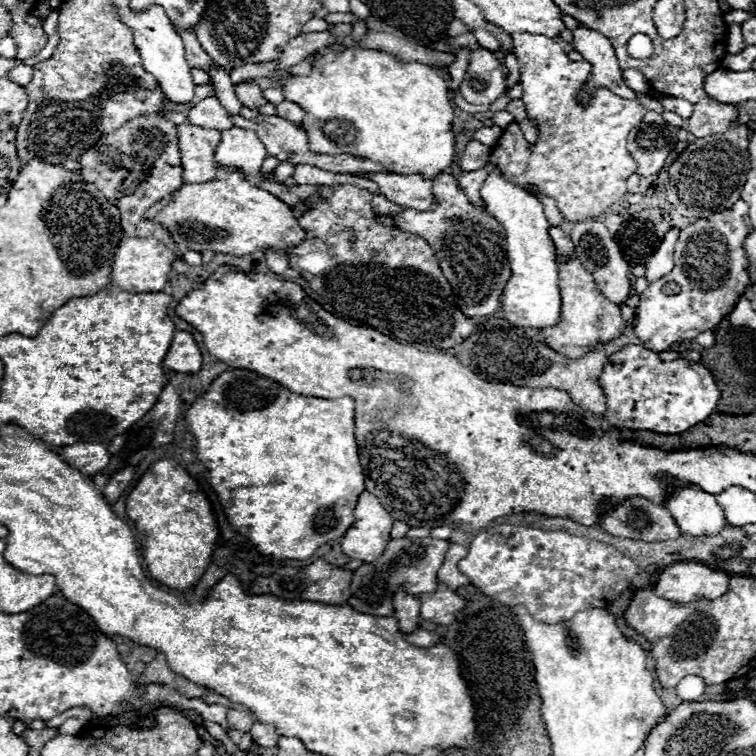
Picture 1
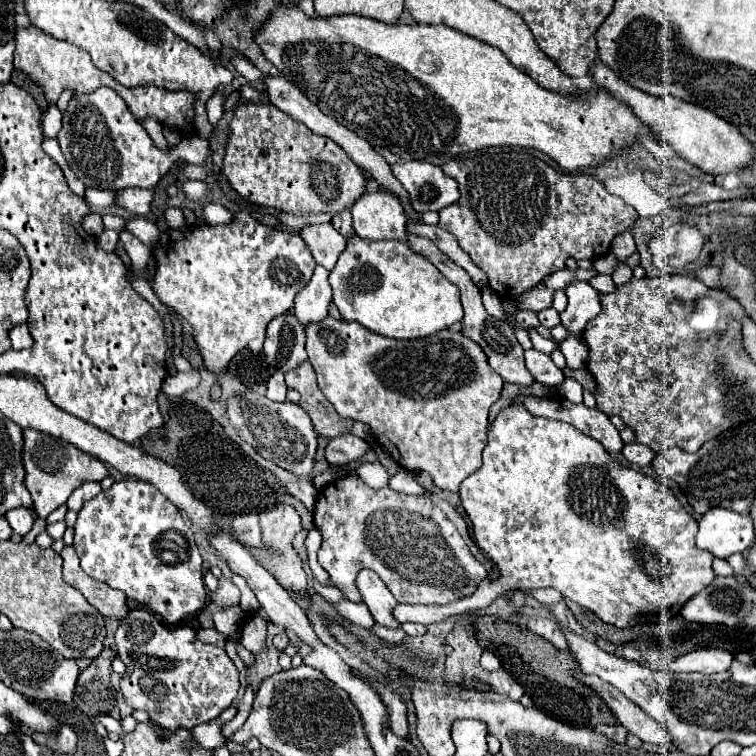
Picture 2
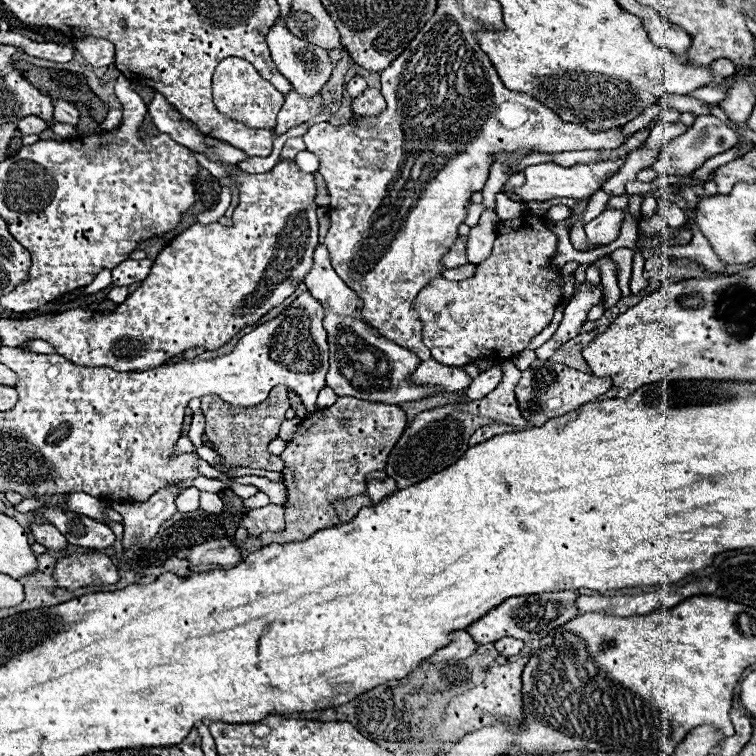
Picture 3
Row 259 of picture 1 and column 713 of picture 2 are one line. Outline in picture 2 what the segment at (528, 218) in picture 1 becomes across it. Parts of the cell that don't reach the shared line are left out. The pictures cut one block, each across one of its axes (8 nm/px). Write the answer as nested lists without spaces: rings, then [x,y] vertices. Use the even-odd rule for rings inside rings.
[[[710,508],[698,520],[696,546],[712,552],[716,558],[744,552],[754,542],[754,526],[748,514],[726,508]]]

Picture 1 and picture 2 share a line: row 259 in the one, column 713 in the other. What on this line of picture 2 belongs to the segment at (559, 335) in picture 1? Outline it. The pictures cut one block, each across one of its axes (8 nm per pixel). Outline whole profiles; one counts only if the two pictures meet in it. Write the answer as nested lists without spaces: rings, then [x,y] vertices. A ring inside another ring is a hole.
[[[510,404],[508,408],[500,410],[498,416],[488,424],[488,446],[484,448],[482,466],[460,484],[460,500],[462,500],[462,506],[464,506],[464,510],[466,510],[466,514],[472,522],[474,538],[476,538],[478,546],[500,568],[500,580],[498,582],[482,582],[482,586],[480,586],[480,590],[476,590],[476,594],[472,594],[470,598],[462,598],[460,602],[452,602],[452,604],[446,604],[446,606],[430,606],[430,622],[438,622],[438,620],[444,620],[444,618],[454,616],[454,614],[466,614],[466,612],[486,608],[498,594],[504,594],[506,590],[512,590],[512,588],[534,590],[534,588],[548,588],[550,586],[550,588],[560,590],[564,594],[564,598],[568,598],[568,600],[580,604],[582,608],[594,612],[602,622],[612,624],[616,628],[628,628],[628,626],[634,626],[634,624],[640,624],[640,622],[656,622],[656,620],[662,622],[662,620],[668,620],[668,618],[676,616],[682,610],[682,606],[694,594],[704,590],[704,586],[708,586],[708,582],[712,582],[712,578],[714,578],[714,572],[712,572],[714,556],[708,550],[696,548],[694,536],[698,532],[698,524],[680,506],[680,502],[670,492],[670,488],[660,484],[656,478],[644,476],[638,470],[622,466],[618,460],[614,460],[614,466],[612,466],[612,456],[604,450],[604,446],[598,440],[582,434],[580,430],[576,430],[568,424],[532,416],[520,404],[518,406]]]

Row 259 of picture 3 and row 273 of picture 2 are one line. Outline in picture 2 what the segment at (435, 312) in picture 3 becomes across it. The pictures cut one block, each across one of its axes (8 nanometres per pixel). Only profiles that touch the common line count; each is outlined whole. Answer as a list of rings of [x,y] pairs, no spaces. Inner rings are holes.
[[[486,148],[470,158],[448,160],[442,164],[442,170],[456,178],[462,196],[458,202],[438,212],[438,226],[458,240],[460,248],[488,274],[490,288],[506,300],[516,300],[522,292],[538,286],[546,276],[562,270],[568,258],[596,260],[608,254],[612,238],[630,230],[638,220],[638,212],[620,196],[612,196],[594,176],[582,172],[558,172],[524,150]]]

